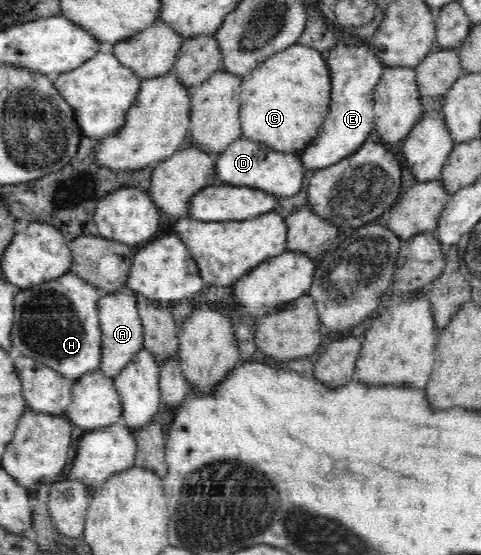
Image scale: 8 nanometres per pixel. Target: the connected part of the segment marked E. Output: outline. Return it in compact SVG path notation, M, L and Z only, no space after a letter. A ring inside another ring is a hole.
M335 44L327 57L327 65L331 83L332 96L329 106L329 115L319 131L319 135L307 149L299 156L304 169L328 168L336 165L357 152L361 145L368 141L369 134L376 125L373 109L373 93L379 83L383 64L379 61L373 49L367 45L341 45Z

